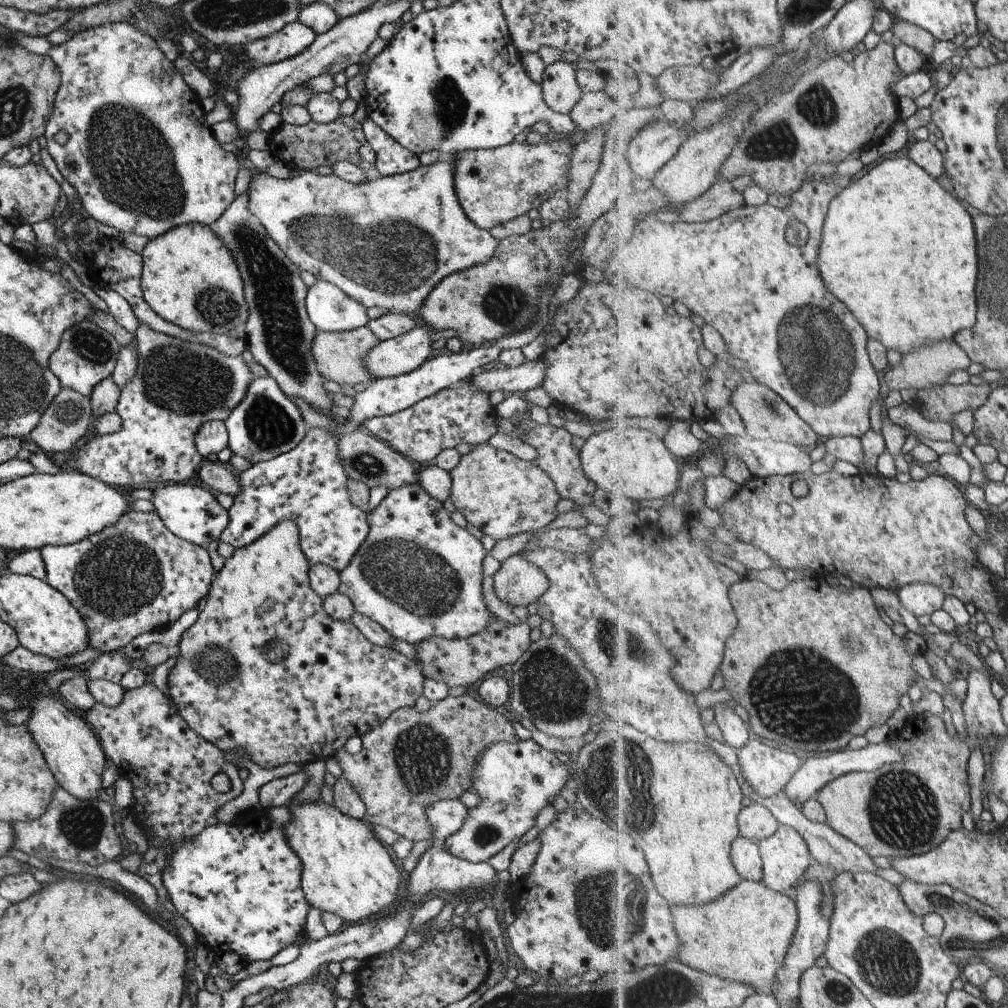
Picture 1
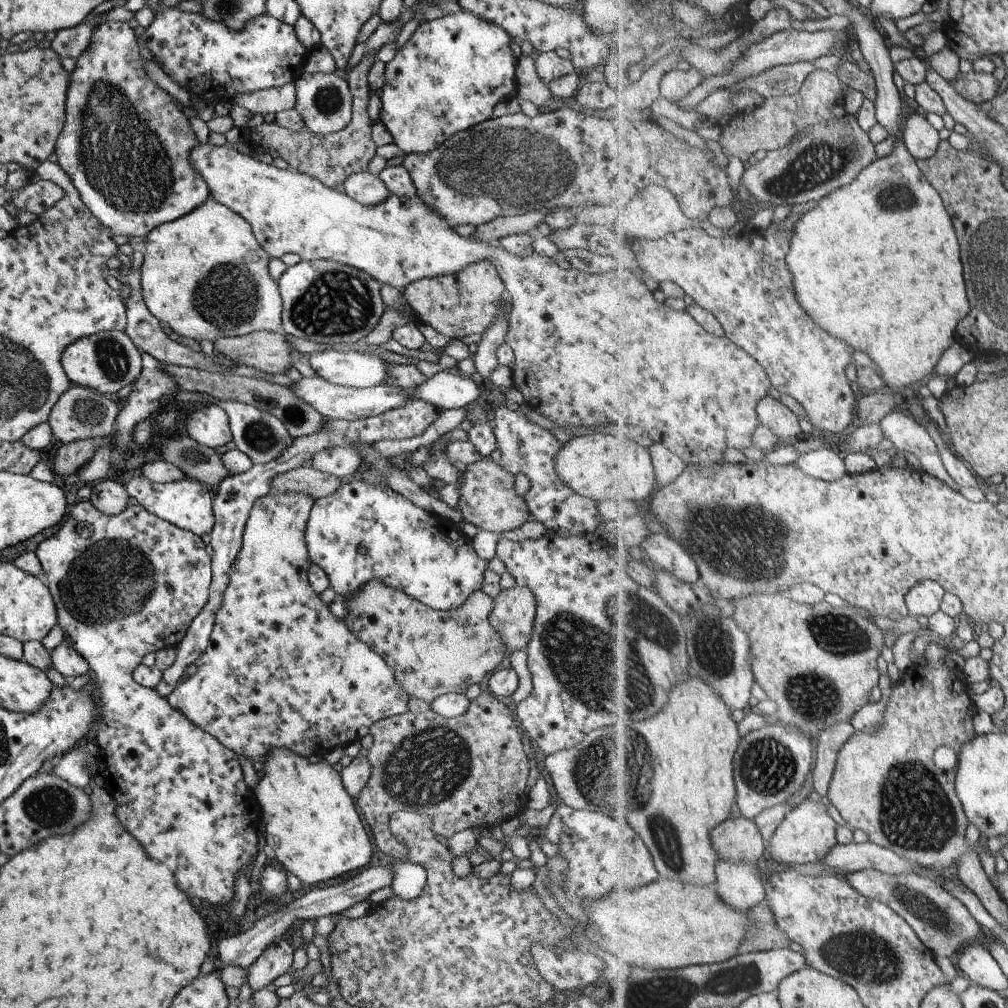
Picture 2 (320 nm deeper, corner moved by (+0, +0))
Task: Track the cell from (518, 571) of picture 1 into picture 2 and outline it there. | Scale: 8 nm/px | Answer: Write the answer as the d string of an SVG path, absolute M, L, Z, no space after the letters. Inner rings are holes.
M515 584L513 588L501 589L492 602L488 622L501 634L506 655L526 649L535 616L535 596L531 590Z

